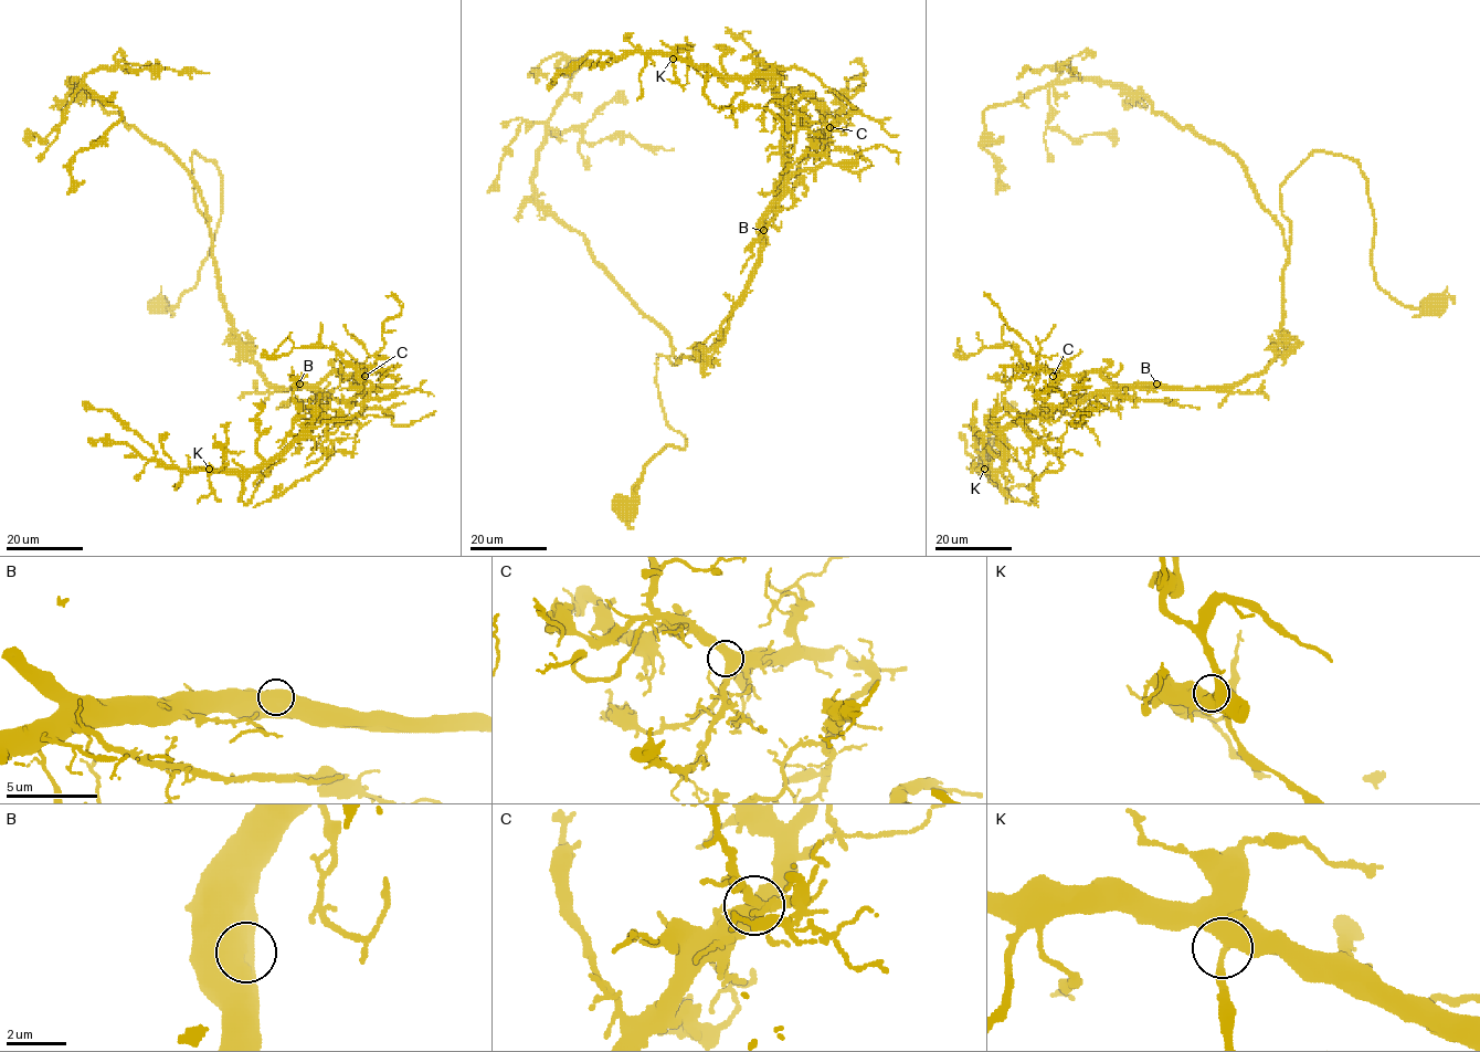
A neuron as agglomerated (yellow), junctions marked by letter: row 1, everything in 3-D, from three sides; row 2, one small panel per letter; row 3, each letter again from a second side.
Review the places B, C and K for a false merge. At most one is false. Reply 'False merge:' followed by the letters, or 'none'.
False merge: none

